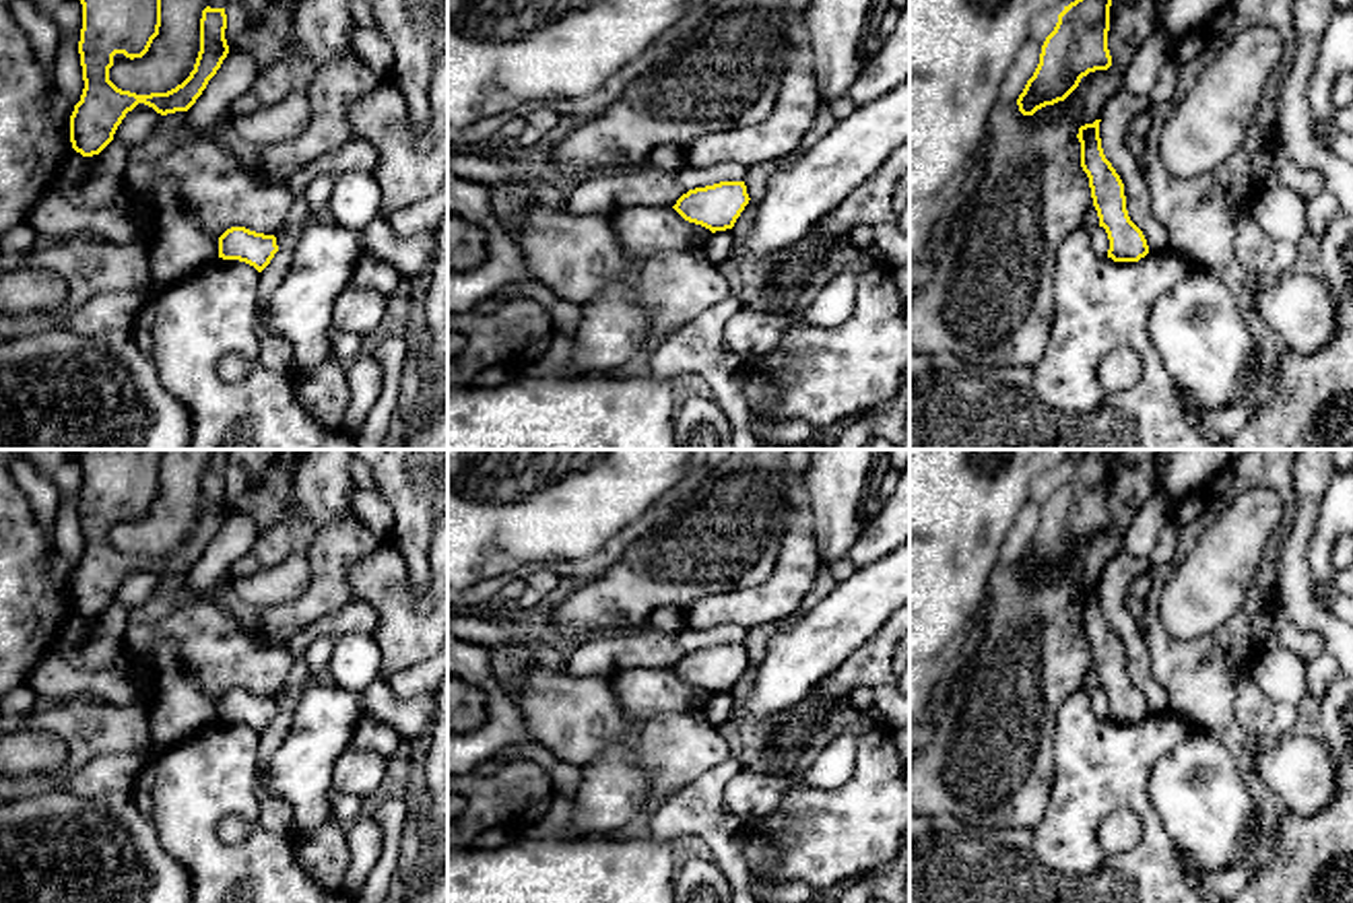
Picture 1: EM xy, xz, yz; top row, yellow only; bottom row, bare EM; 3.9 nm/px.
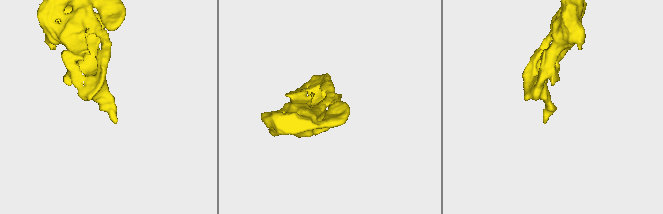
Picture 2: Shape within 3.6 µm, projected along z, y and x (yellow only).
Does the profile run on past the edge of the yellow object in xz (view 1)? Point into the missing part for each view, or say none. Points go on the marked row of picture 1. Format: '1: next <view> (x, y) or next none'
1: next none

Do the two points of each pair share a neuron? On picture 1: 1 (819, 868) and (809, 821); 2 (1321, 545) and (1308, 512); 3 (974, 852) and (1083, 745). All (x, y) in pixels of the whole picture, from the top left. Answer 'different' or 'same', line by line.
1: same
2: different
3: same

